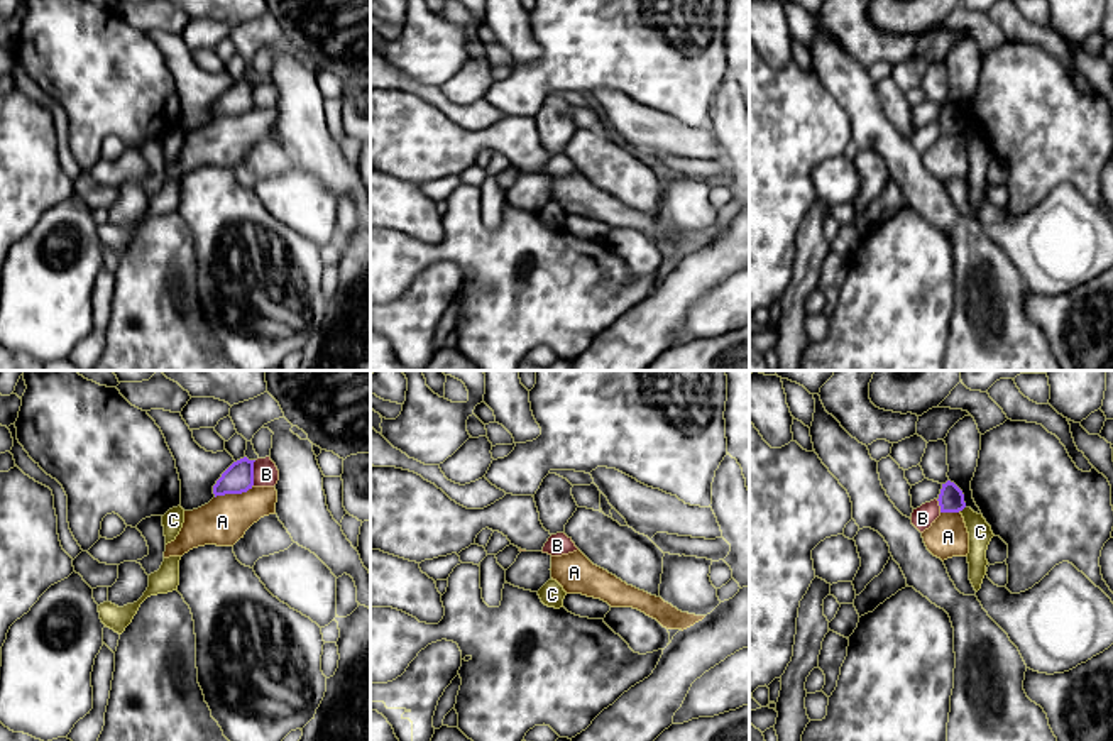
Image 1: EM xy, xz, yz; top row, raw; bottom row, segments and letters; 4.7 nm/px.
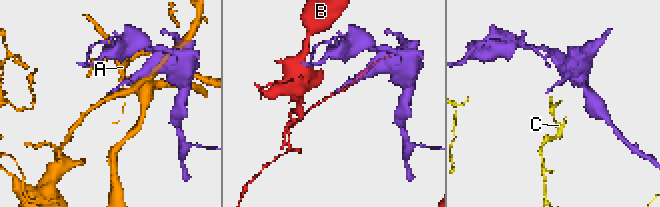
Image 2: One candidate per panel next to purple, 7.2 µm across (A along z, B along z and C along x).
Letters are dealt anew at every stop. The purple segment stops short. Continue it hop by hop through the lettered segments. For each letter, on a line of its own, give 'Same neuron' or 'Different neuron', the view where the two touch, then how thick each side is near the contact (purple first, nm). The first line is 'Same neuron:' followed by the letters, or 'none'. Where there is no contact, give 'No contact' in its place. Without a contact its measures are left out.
Same neuron: none
A: Different neuron. Touches purple in xy. Thickness 140 nm (purple) against 220 nm
B: Different neuron. Touches purple in xy. Thickness 140 nm (purple) against 120 nm
C: Different neuron. Touches purple in yz. Thickness 130 nm (purple) against 110 nm

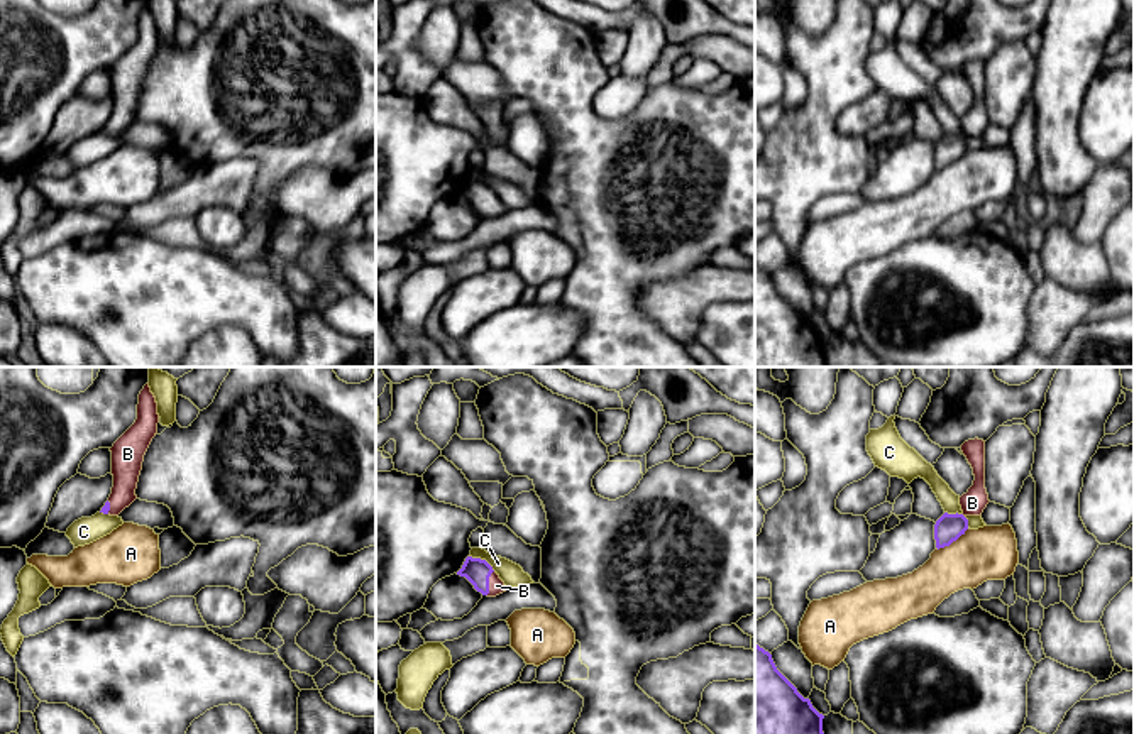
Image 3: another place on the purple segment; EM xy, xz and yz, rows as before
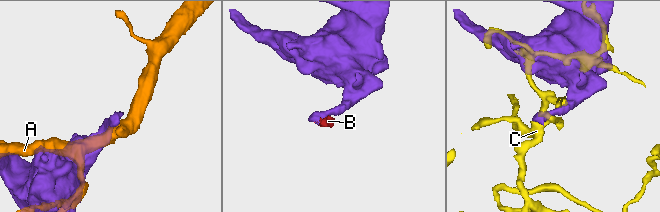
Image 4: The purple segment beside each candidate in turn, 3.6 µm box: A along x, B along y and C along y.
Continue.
Same neuron: B
A: Different neuron. Touches purple in yz. Thickness 140 nm (purple) against 260 nm
B: Same neuron. Touches purple in xz. Thickness 120 nm (purple) against 80 nm
C: Different neuron. Touches purple in yz. Thickness 140 nm (purple) against 90 nm

